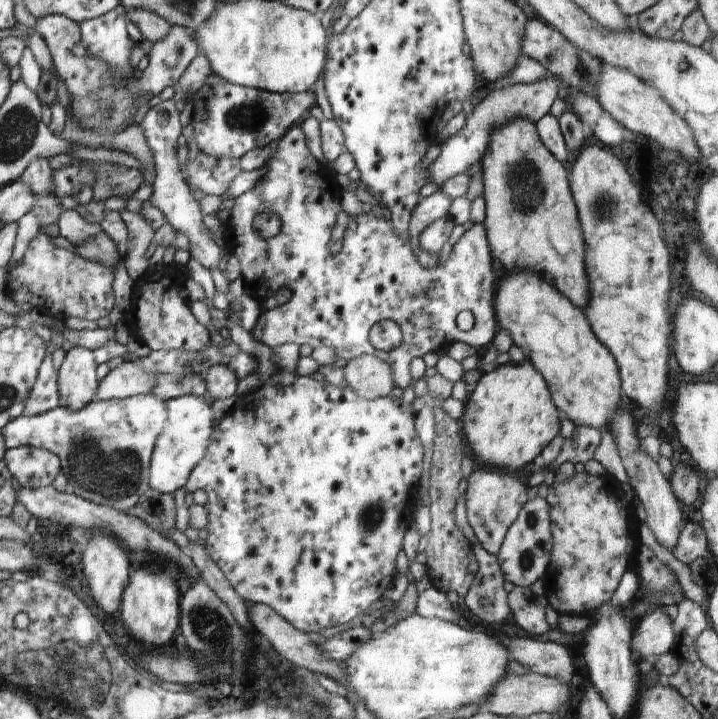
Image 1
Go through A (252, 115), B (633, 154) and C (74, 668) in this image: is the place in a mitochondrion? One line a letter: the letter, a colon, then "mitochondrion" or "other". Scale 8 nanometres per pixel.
A: mitochondrion
B: other
C: mitochondrion

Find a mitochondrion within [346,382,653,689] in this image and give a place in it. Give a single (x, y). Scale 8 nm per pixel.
(371, 517)

